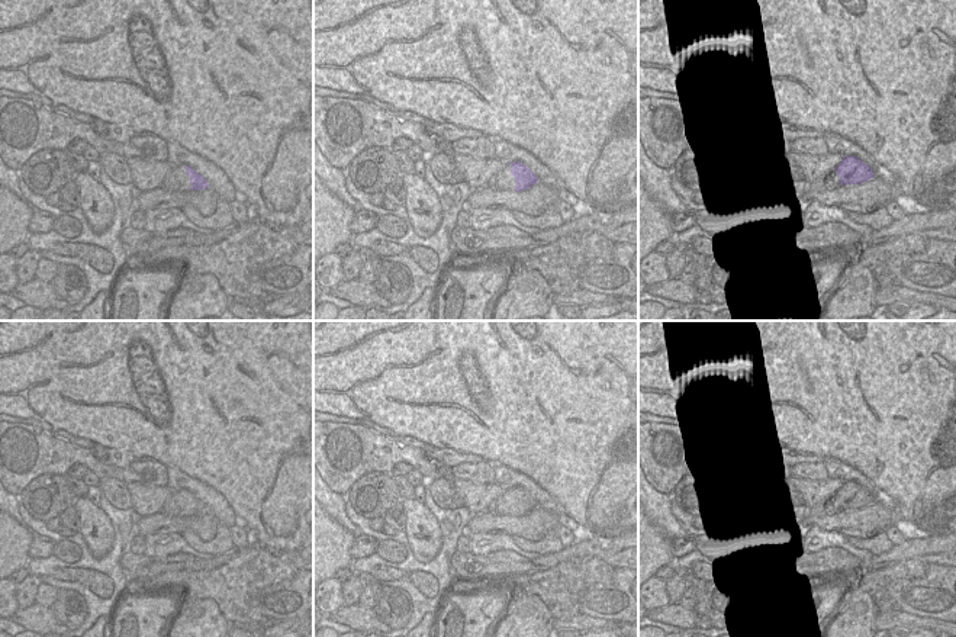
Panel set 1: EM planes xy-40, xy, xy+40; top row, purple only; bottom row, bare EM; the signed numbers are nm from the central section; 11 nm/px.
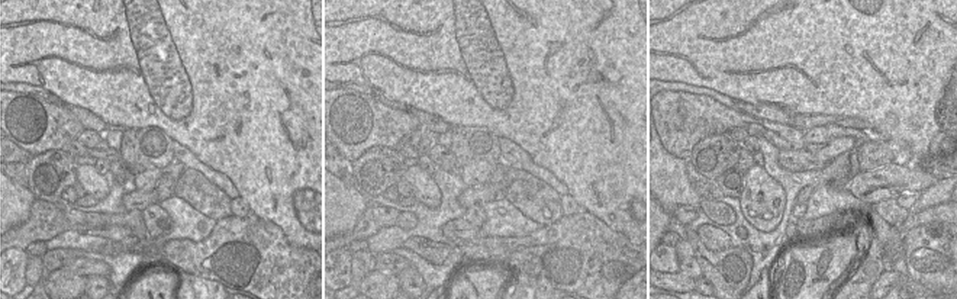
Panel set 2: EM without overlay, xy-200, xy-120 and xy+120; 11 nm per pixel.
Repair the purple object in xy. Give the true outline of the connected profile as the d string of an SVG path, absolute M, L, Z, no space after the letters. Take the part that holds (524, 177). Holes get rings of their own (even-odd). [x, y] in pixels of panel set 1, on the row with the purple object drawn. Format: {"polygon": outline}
{"polygon": "M509 163L511 173L515 177L515 192L522 192L529 189L532 184L538 183L537 176L522 163Z"}

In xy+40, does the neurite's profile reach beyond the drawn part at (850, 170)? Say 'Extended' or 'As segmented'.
As segmented.

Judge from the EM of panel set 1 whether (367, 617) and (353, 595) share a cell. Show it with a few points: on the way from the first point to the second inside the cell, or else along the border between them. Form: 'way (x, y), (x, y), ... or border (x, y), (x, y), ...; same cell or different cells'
border (345, 604), (356, 605); different cells

